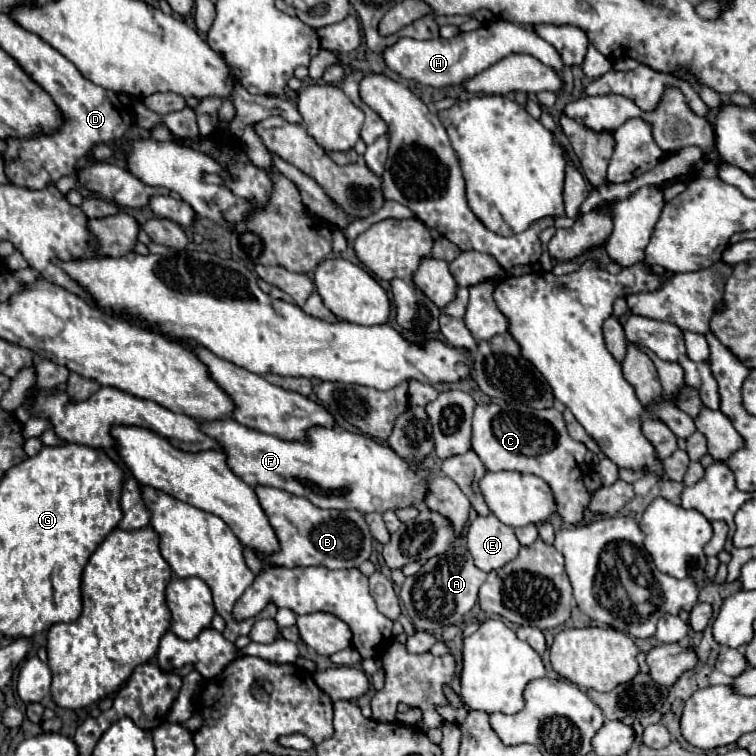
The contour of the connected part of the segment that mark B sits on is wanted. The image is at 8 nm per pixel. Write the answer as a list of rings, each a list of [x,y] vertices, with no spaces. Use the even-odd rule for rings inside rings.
[[[257,486],[257,498],[263,508],[263,512],[269,518],[271,528],[275,530],[275,536],[279,540],[279,552],[273,554],[261,554],[261,562],[269,562],[271,566],[285,566],[285,568],[295,568],[295,566],[325,566],[325,568],[357,568],[363,564],[371,550],[373,550],[373,538],[369,534],[367,522],[361,512],[357,510],[321,510],[313,506],[307,498],[293,496],[285,490],[279,488],[269,488],[269,486]]]

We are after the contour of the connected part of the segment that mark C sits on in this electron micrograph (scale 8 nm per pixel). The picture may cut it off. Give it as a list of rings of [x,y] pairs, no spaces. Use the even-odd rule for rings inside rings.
[[[479,404],[473,414],[473,450],[491,472],[515,470],[543,478],[555,498],[557,514],[565,524],[579,524],[591,502],[591,494],[583,484],[583,464],[587,448],[575,442],[565,428],[561,410],[533,410],[521,406],[521,412],[499,404]]]

